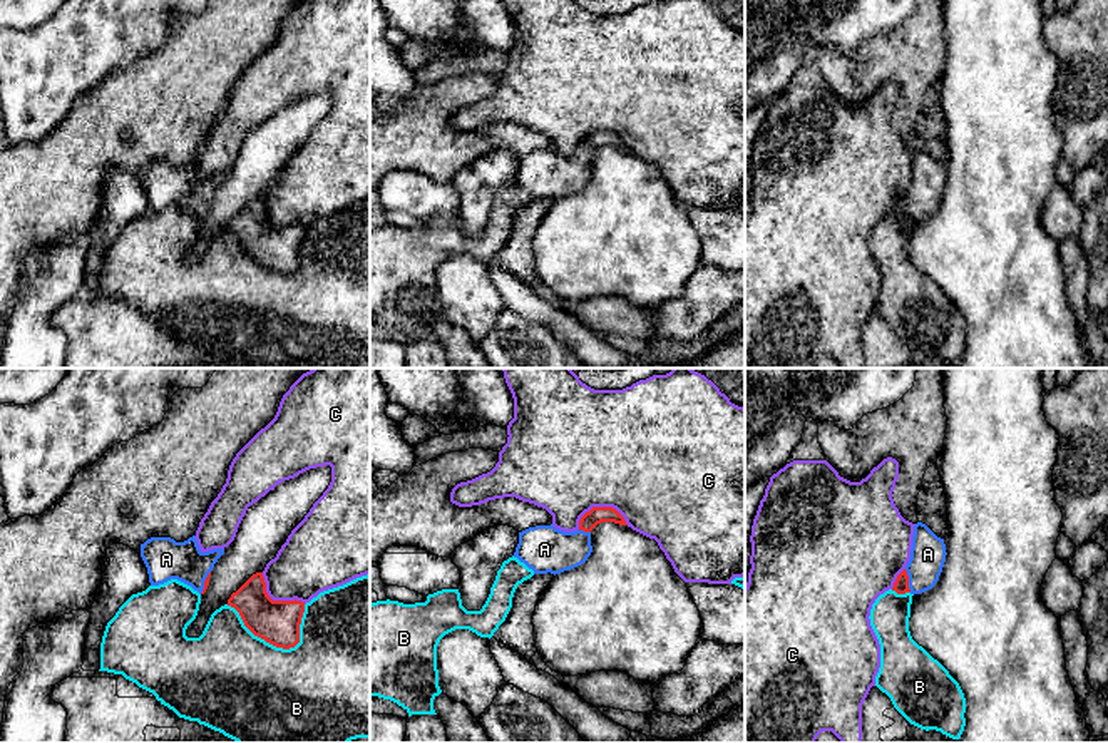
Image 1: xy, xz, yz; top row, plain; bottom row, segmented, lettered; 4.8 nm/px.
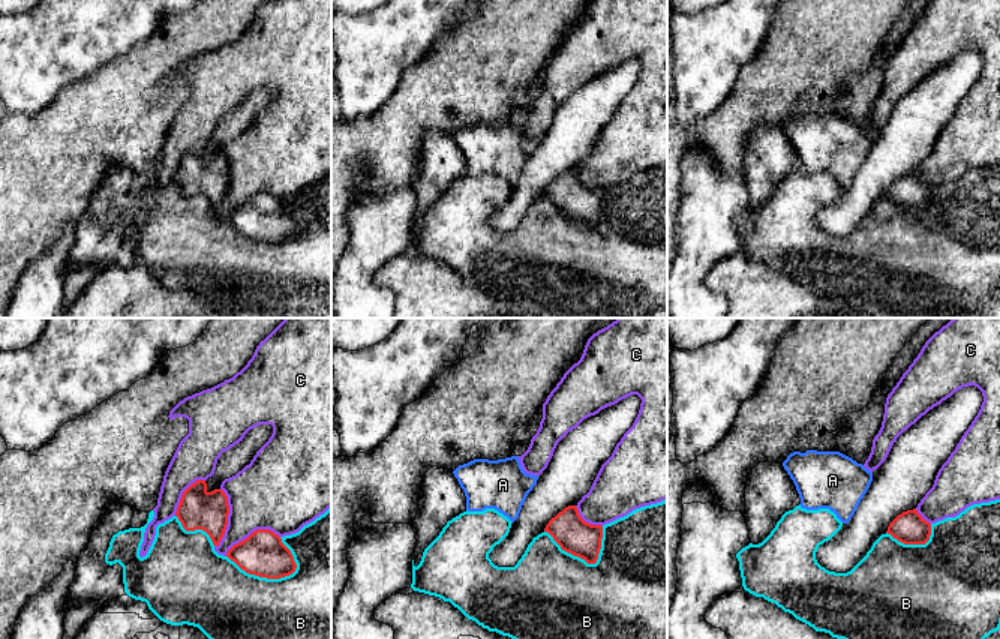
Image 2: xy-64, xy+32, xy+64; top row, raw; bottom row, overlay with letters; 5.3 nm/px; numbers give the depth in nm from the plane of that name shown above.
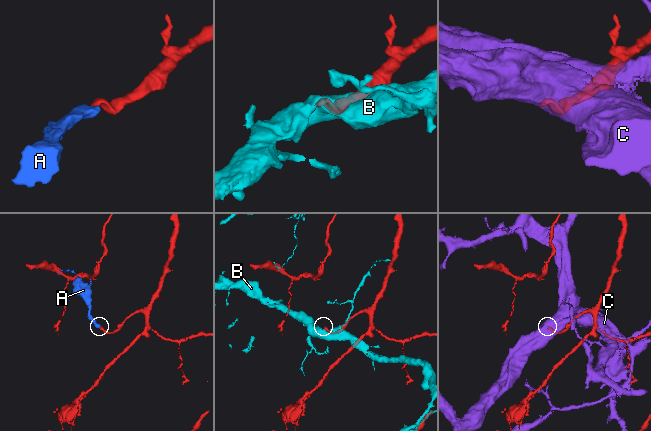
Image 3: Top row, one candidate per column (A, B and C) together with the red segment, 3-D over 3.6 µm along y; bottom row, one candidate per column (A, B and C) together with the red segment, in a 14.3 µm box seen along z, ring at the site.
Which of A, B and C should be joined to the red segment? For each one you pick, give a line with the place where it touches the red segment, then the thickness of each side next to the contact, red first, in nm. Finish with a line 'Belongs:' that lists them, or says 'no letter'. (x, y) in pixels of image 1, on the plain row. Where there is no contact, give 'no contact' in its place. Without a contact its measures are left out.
A: yz (907, 206) | 80/170 nm
Belongs: A

